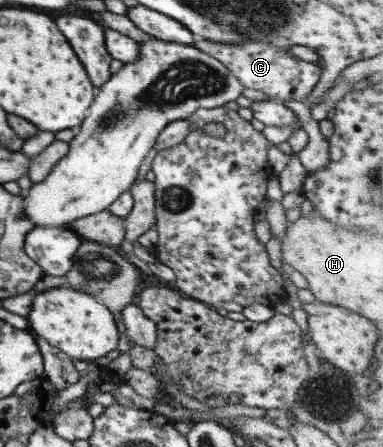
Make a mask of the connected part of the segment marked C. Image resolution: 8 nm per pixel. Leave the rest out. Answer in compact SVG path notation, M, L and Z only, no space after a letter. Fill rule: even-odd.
M196 38L192 46L219 61L241 86L261 90L263 94L273 99L303 102L321 76L321 67L315 62L301 61L289 53L289 48L284 49L273 44L247 40L245 44L241 42L238 45L226 45Z

